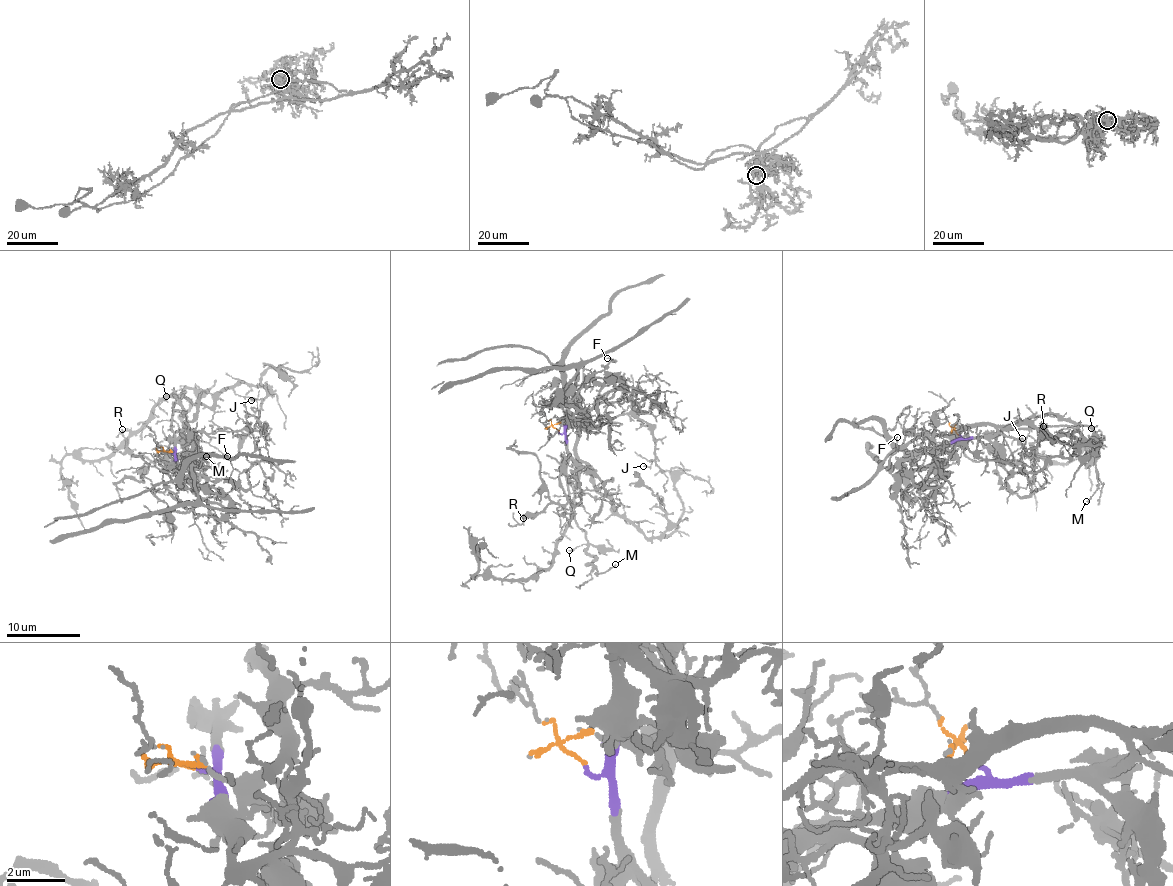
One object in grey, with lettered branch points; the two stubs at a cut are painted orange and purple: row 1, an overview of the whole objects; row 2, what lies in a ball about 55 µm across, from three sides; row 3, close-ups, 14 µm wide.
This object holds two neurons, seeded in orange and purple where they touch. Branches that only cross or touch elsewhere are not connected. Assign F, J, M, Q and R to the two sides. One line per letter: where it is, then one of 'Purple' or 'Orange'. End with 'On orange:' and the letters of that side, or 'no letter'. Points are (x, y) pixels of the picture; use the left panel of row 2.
F: Place: (227, 456). Purple
J: Place: (251, 400). Orange
M: Place: (206, 456). Purple
Q: Place: (166, 396). Purple
R: Place: (122, 429). Orange
On orange: J, R

